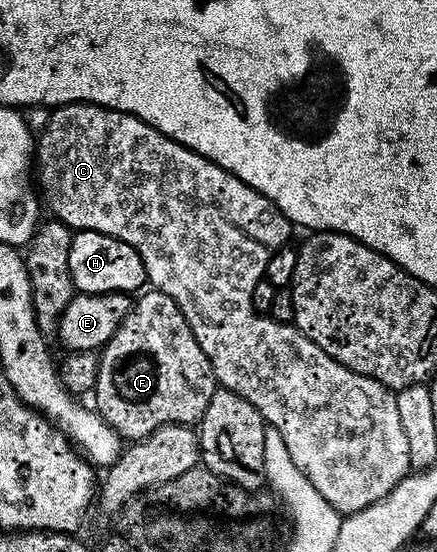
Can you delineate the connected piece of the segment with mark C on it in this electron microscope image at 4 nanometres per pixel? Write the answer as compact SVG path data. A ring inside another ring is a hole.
M78 102L76 104L63 104L54 107L49 112L49 121L45 127L40 129L39 135L35 140L35 184L39 189L40 199L50 208L52 215L56 219L64 222L68 228L74 230L88 230L107 234L119 238L123 242L130 244L143 258L145 267L145 279L156 291L167 294L179 306L183 318L187 318L187 326L191 326L191 334L195 334L195 342L199 342L199 350L207 354L207 358L213 367L213 376L217 379L218 385L235 394L239 398L247 398L255 410L265 420L268 427L279 430L279 435L283 437L283 442L287 445L287 451L291 454L291 462L307 474L311 486L331 502L335 511L348 514L358 512L375 502L379 502L399 482L404 476L410 475L411 469L407 458L407 437L403 435L403 425L399 422L399 410L395 406L396 395L390 389L384 388L379 382L367 378L363 374L355 374L347 370L331 354L319 350L311 338L307 338L293 324L281 324L268 314L256 312L253 308L253 291L265 274L265 267L275 250L279 250L284 244L290 243L289 231L291 225L289 219L279 211L279 209L266 198L259 194L247 182L243 182L233 172L223 170L218 164L212 164L207 158L203 158L198 152L192 152L187 146L175 142L170 136L164 136L159 130L155 130L147 122L143 122L139 117L132 116L126 112L115 112L111 108L104 108L98 104L86 104Z

